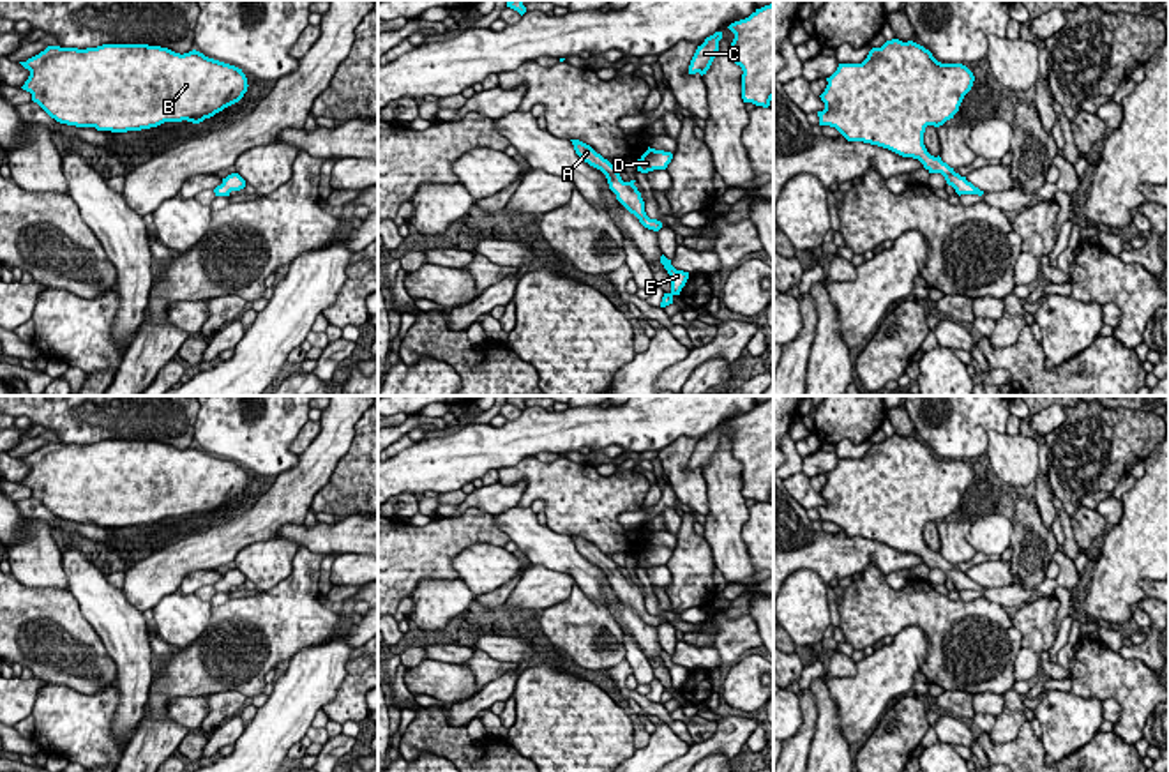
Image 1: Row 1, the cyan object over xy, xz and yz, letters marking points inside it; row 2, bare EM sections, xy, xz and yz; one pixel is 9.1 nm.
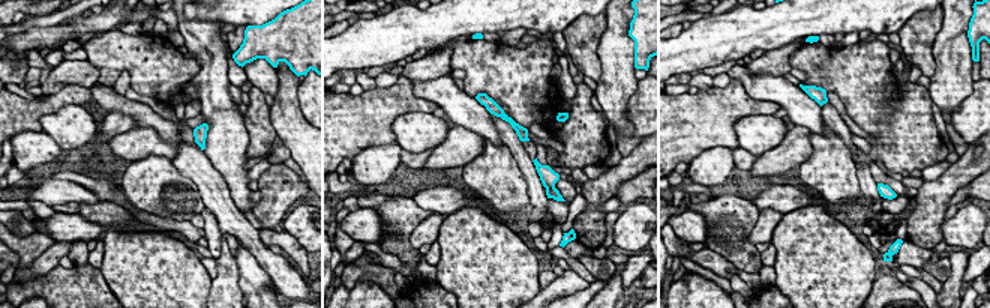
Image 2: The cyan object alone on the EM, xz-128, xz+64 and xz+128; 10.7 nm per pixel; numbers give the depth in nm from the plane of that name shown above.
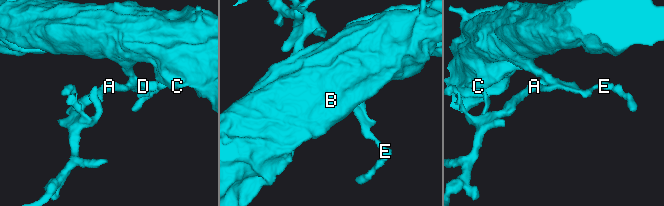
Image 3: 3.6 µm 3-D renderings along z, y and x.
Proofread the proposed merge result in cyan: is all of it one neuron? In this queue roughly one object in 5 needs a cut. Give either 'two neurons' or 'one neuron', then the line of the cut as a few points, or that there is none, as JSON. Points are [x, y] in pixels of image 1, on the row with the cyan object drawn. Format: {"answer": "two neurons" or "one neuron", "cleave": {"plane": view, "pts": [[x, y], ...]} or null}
{"answer": "one neuron", "cleave": null}

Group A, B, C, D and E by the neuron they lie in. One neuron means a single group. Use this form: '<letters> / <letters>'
A B C D E

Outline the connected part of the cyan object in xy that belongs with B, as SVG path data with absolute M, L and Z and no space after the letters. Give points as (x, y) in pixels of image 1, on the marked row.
M102 44L87 49L48 46L19 64L30 71L21 88L30 92L32 101L51 118L111 132L141 131L164 122L200 124L238 102L249 87L242 69L235 65L196 49L180 55L148 44Z

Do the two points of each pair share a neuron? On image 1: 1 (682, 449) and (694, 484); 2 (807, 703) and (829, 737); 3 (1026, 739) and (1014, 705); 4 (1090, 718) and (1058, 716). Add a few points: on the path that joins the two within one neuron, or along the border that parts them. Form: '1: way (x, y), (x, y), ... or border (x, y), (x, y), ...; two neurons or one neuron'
1: way (678, 458), (678, 470), (686, 477); one neuron
2: border (809, 688), (818, 721), (807, 753); two neurons
3: border (1026, 719), (1010, 741), (995, 742), (987, 735); two neurons
4: way (1083, 718), (1065, 718); one neuron

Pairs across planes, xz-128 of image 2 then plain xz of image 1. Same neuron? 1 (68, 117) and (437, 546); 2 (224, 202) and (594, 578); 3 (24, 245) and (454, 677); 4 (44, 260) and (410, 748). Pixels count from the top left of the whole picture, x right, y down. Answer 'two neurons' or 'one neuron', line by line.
1: two neurons
2: one neuron
3: two neurons
4: two neurons

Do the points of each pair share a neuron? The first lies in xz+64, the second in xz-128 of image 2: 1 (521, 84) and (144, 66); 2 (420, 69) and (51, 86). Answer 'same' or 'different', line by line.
1: same
2: same

